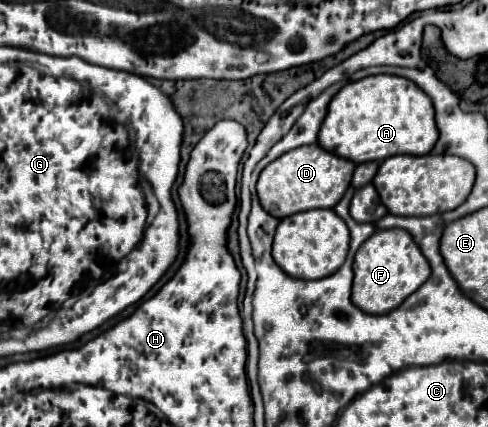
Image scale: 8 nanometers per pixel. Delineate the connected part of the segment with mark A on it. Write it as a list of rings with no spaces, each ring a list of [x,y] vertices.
[[[391,74],[367,76],[357,82],[349,82],[345,88],[341,88],[339,94],[335,94],[335,98],[331,100],[319,132],[319,144],[323,146],[323,150],[339,154],[341,158],[349,158],[355,164],[363,164],[371,160],[381,162],[395,154],[427,154],[433,150],[437,138],[439,138],[439,130],[435,124],[435,108],[431,98],[407,78],[391,76]]]

